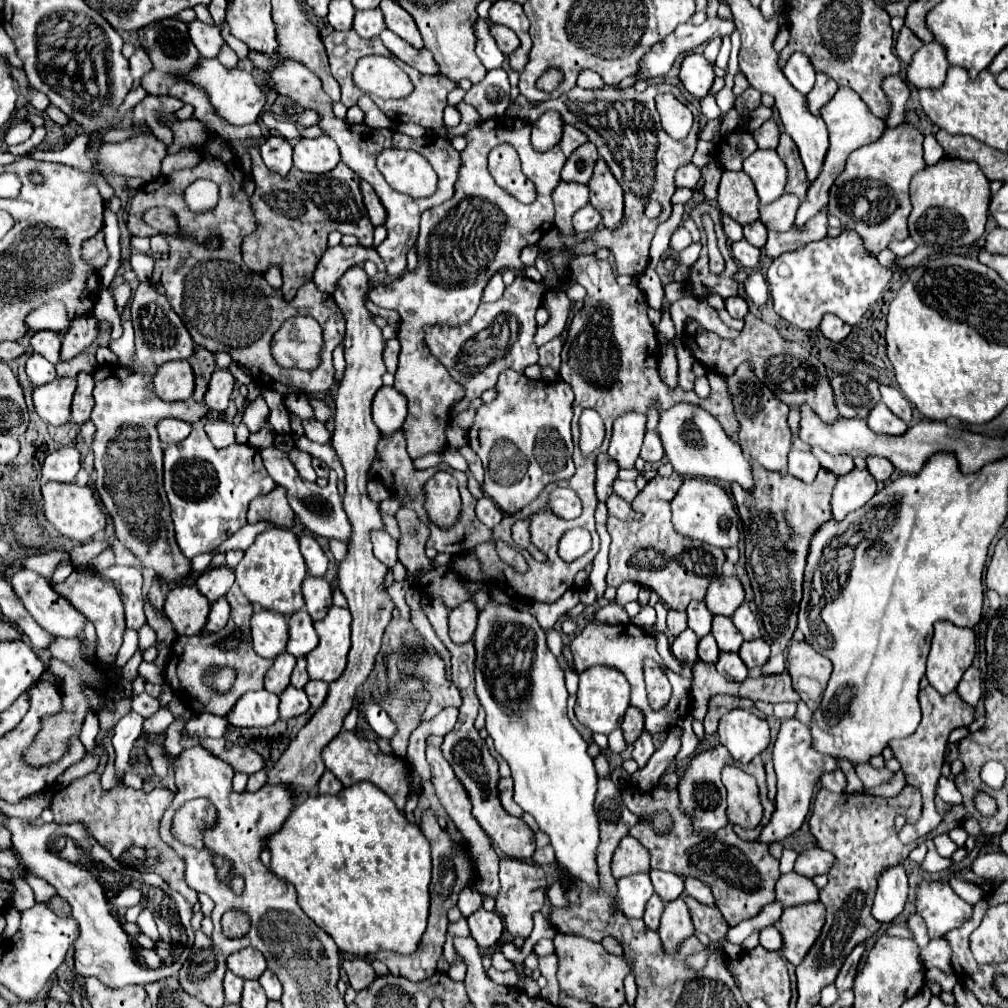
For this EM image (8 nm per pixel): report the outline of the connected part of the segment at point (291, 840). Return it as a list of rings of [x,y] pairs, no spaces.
[[[358,782],[354,786],[344,788],[338,796],[308,796],[304,802],[294,806],[294,810],[290,812],[284,826],[274,836],[268,838],[268,850],[272,852],[270,868],[274,870],[274,874],[288,880],[290,884],[294,884],[302,910],[308,914],[308,918],[316,926],[320,926],[328,936],[332,936],[332,940],[336,942],[336,946],[342,952],[348,952],[354,956],[366,956],[366,954],[374,954],[380,950],[390,950],[390,952],[398,952],[398,954],[414,954],[418,950],[418,944],[426,930],[428,906],[430,906],[430,894],[428,894],[430,870],[432,870],[430,844],[428,844],[426,836],[422,834],[422,830],[418,828],[418,824],[408,822],[406,816],[394,808],[394,802],[380,788],[374,788],[374,784],[370,784],[370,782]]]

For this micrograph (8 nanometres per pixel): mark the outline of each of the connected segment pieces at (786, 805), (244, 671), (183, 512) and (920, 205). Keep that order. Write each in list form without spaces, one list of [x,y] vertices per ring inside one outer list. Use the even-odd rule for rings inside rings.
[[[784,720],[778,732],[778,738],[774,742],[774,770],[778,776],[778,796],[776,796],[776,810],[768,826],[764,826],[758,840],[762,842],[776,842],[784,840],[786,836],[794,834],[806,820],[806,814],[810,810],[810,800],[814,794],[816,784],[820,782],[822,774],[834,772],[838,768],[838,760],[834,760],[828,754],[822,754],[812,748],[810,730],[800,720]]]
[[[234,584],[228,594],[226,594],[228,604],[232,604],[232,612],[230,612],[230,620],[226,624],[224,630],[216,632],[214,636],[200,636],[196,634],[194,638],[190,636],[178,636],[172,644],[172,654],[170,654],[170,662],[166,666],[166,682],[172,686],[176,698],[190,710],[190,712],[210,712],[210,714],[218,714],[218,716],[226,716],[234,702],[250,692],[250,690],[260,690],[264,688],[264,674],[268,672],[268,668],[272,666],[272,660],[262,660],[258,658],[258,654],[252,648],[252,638],[250,638],[250,618],[252,618],[252,604],[250,600],[246,600],[246,596],[242,594],[242,590]],[[214,666],[228,666],[236,672],[236,680],[232,690],[228,692],[218,692],[210,686],[204,686],[204,676],[210,672],[210,668]]]
[[[194,428],[186,440],[164,448],[164,490],[172,508],[176,542],[188,560],[200,552],[210,552],[218,548],[226,538],[230,538],[234,532],[246,526],[246,512],[250,500],[272,492],[276,486],[278,484],[270,478],[270,474],[264,468],[260,450],[248,444],[232,444],[228,448],[216,450],[202,428]]]
[[[942,158],[938,164],[924,168],[912,178],[910,200],[912,212],[908,216],[910,238],[918,246],[938,250],[956,250],[974,244],[986,228],[990,182],[976,162]]]

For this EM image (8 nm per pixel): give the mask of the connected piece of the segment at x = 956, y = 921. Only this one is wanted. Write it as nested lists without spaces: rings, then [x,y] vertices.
[[[920,880],[916,888],[916,912],[924,918],[928,924],[930,938],[940,938],[952,928],[958,928],[972,916],[972,906],[964,902],[944,880]]]

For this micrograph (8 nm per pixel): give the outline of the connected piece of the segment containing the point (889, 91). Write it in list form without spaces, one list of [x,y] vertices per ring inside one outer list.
[[[888,76],[882,84],[886,96],[890,98],[890,104],[892,104],[892,112],[886,120],[886,126],[888,128],[896,128],[904,122],[904,104],[910,96],[910,88],[908,88],[908,82],[902,78],[902,76]]]

